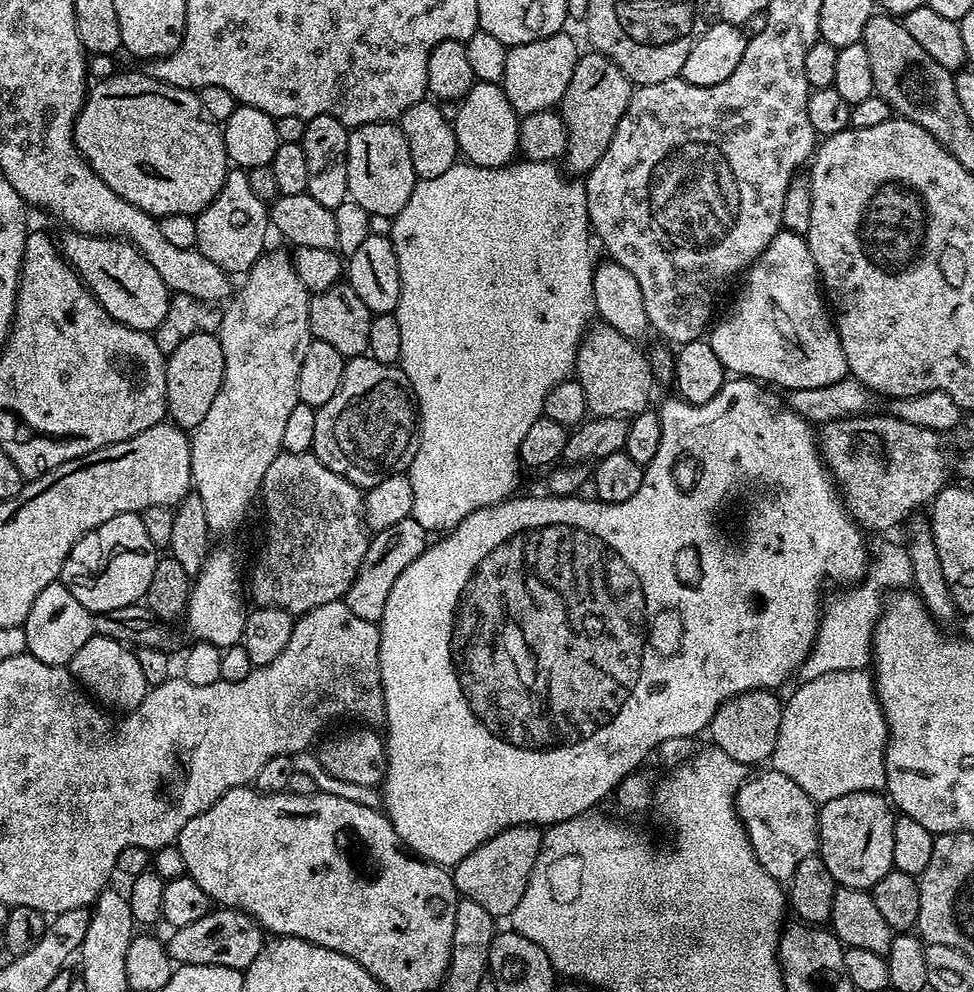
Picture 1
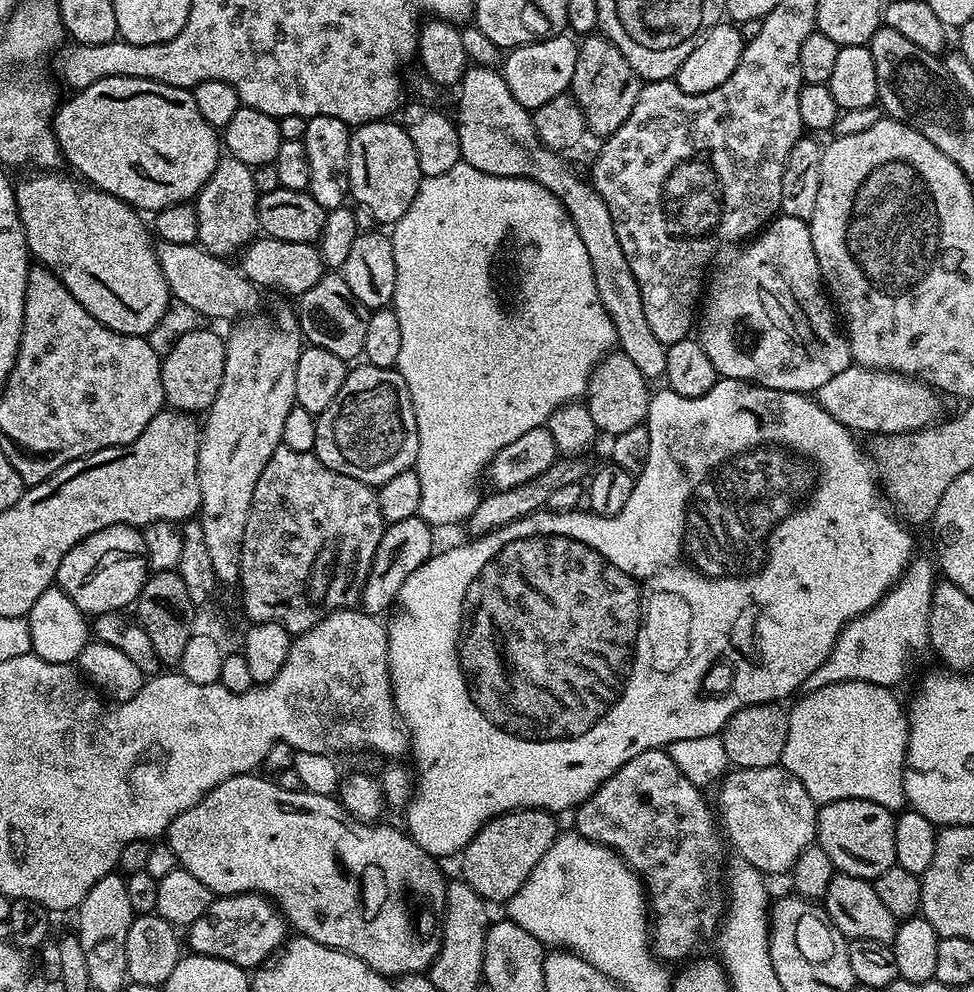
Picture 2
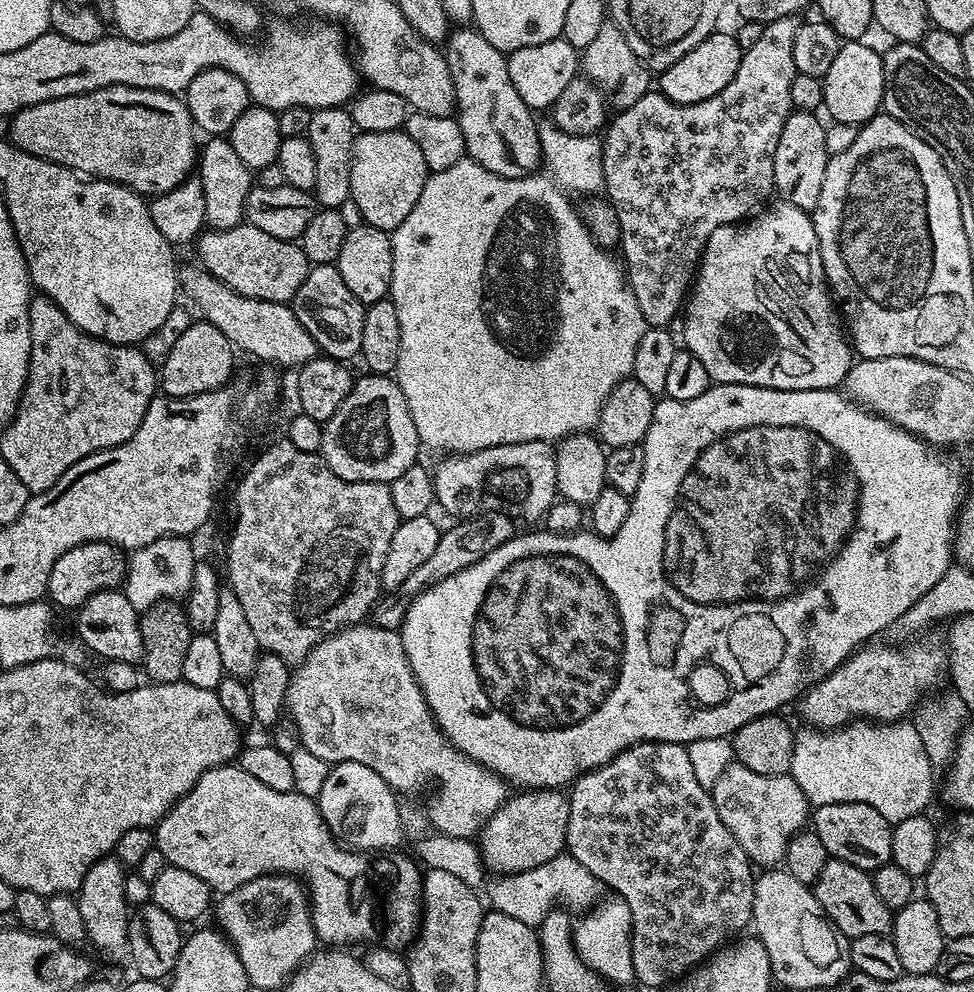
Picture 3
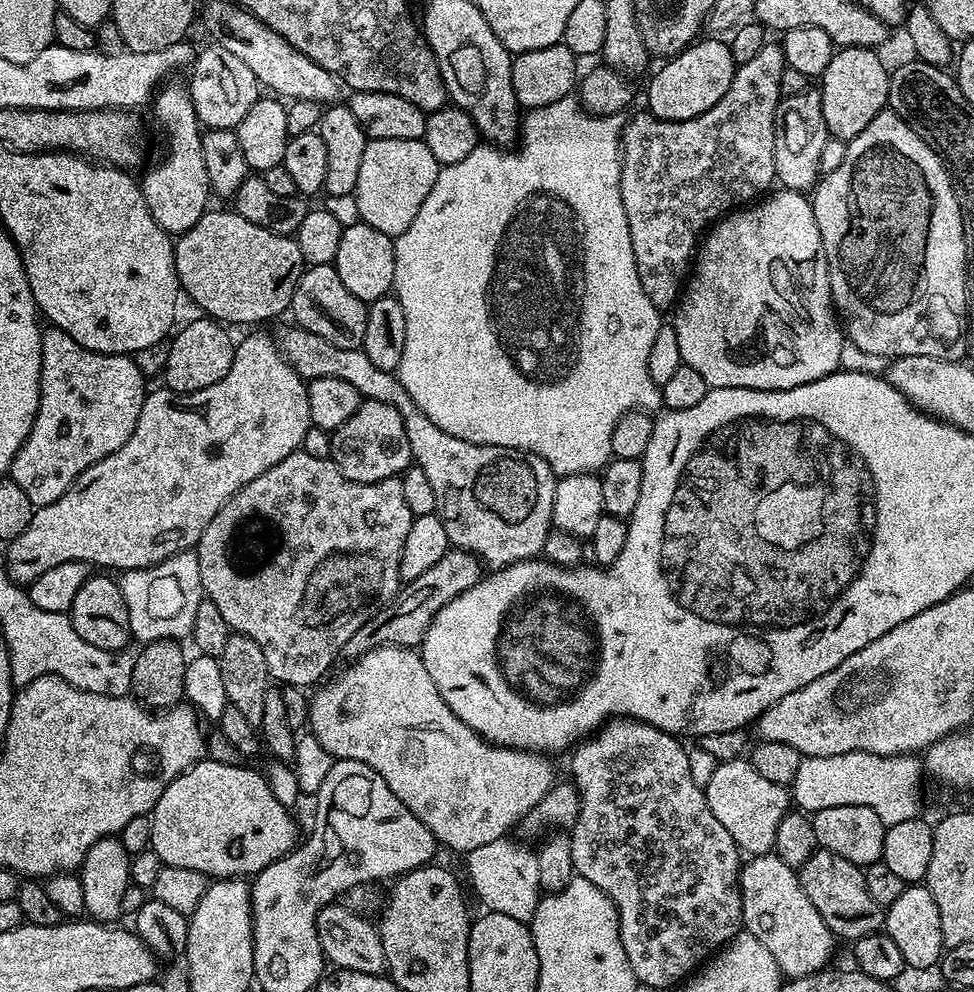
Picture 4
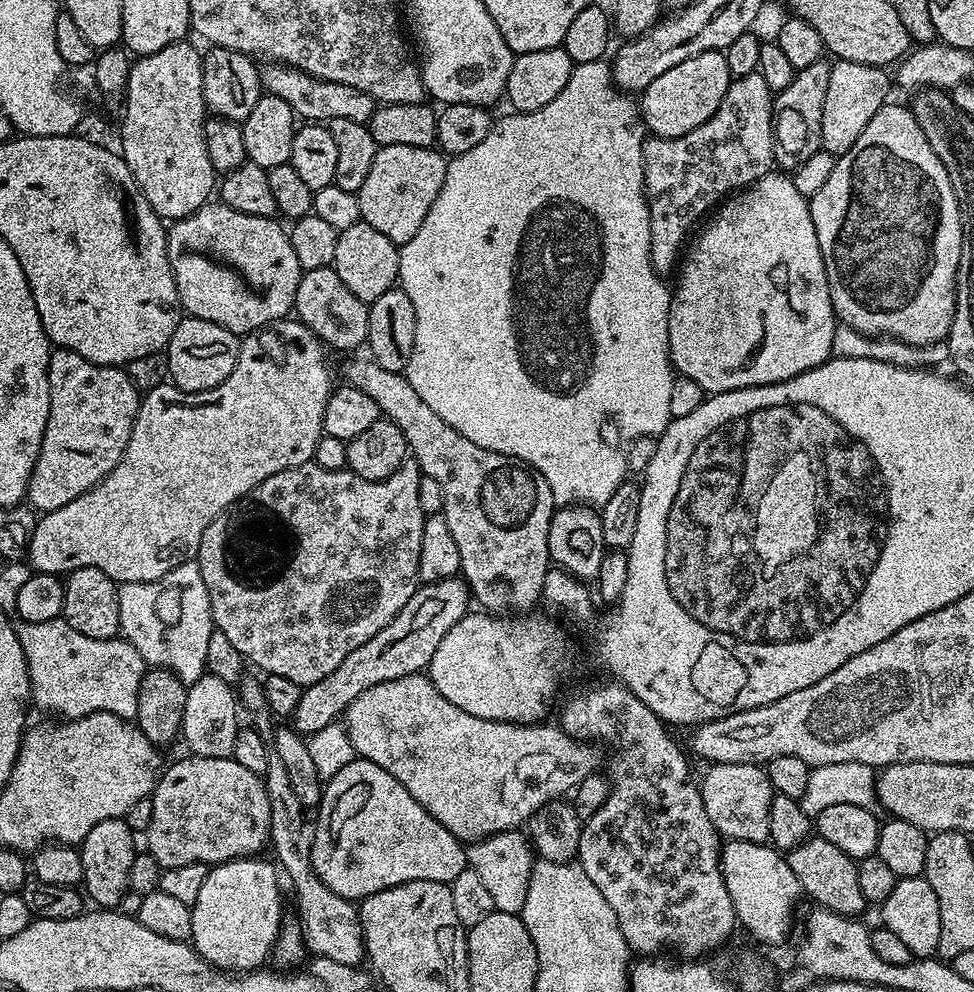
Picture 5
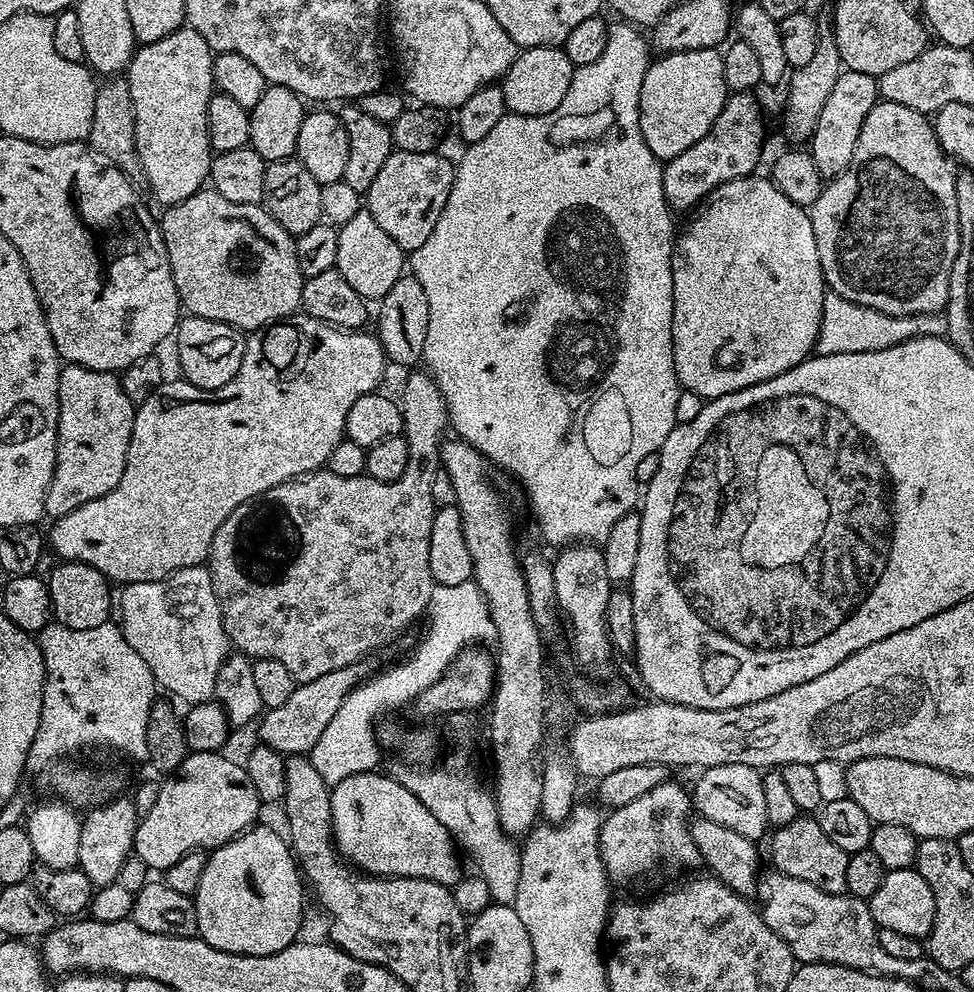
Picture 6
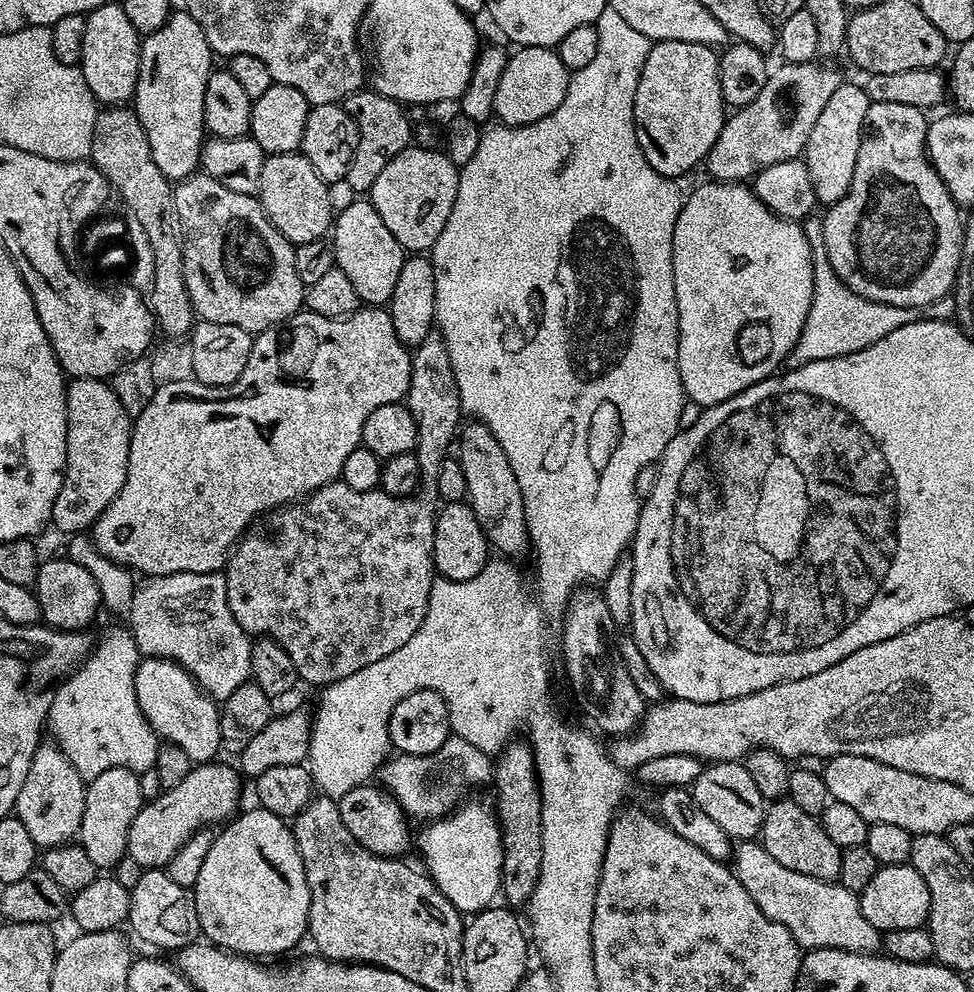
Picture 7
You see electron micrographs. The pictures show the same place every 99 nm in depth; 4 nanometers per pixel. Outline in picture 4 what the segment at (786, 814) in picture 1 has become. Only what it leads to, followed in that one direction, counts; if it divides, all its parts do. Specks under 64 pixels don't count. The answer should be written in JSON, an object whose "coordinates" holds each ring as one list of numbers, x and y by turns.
{"coordinates":[[747,759,728,760,717,763,714,774,710,777,710,782,703,787,704,797,714,810,714,818,726,826,726,831,730,833,730,838,740,847,741,853,749,857,769,855,776,847,776,835,778,834,778,822,790,811,790,792,787,787,778,782,770,782,754,770,754,766]]}

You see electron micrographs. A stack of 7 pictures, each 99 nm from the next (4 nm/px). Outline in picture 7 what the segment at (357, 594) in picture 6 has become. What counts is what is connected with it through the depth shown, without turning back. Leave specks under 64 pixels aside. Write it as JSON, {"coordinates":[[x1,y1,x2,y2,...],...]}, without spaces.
{"coordinates":[[439,335,427,336,420,345,412,352,412,369,410,370,410,386,406,403,410,414,416,423,416,447,414,449,420,467,420,482,422,487,410,496,392,496,380,488,374,490,353,490,343,482,333,482,322,486,316,492,311,492,299,502,285,504,283,508,273,508,272,511,264,513,255,519,244,531,243,536,236,542,232,549,226,567,222,575,226,582,226,598,230,602,230,614,242,626,242,630,249,637,259,638,270,636,276,640,290,658,294,658,297,677,308,684,320,684,327,686,338,682,342,678,350,678,350,674,358,674,362,666,370,666,370,662,378,662,378,658,386,658,386,654,394,654,398,646,410,642,414,634,418,634,418,626,422,626,422,618,426,618,426,610,430,602,430,590,434,579,434,526,436,525,436,513,438,511,438,497,436,495,436,483,438,482,438,469,442,462,449,459,448,447,457,439,462,428,462,409,460,406,460,395,458,386,454,382,454,370,450,366,450,356]]}

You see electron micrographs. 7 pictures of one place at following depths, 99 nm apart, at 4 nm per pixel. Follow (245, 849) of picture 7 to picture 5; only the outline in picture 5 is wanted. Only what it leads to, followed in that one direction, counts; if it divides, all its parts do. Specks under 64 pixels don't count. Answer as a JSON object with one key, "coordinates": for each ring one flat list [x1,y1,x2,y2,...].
{"coordinates":[[245,858,243,860,228,860,225,864,218,864,209,867,206,874,206,883,202,886,201,892,198,894,198,902,190,905,192,909,192,939,190,941,193,948,196,949,198,955,206,958,206,962,210,962,215,968,221,968,224,972,255,972,265,967,264,963,269,963,272,955,272,948,276,944,277,934,282,927,282,904,280,902,280,880,278,868,271,859,260,860,264,858]]}

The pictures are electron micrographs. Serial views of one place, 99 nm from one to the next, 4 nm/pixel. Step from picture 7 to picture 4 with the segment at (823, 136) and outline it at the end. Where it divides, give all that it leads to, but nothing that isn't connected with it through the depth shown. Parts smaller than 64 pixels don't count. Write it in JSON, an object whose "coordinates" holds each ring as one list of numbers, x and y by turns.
{"coordinates":[[840,48,833,51,830,66,819,77,818,87,822,98,822,118,826,118,829,137,833,140,850,141,876,115,888,108,888,78,890,73,878,60,878,54,871,48]]}

